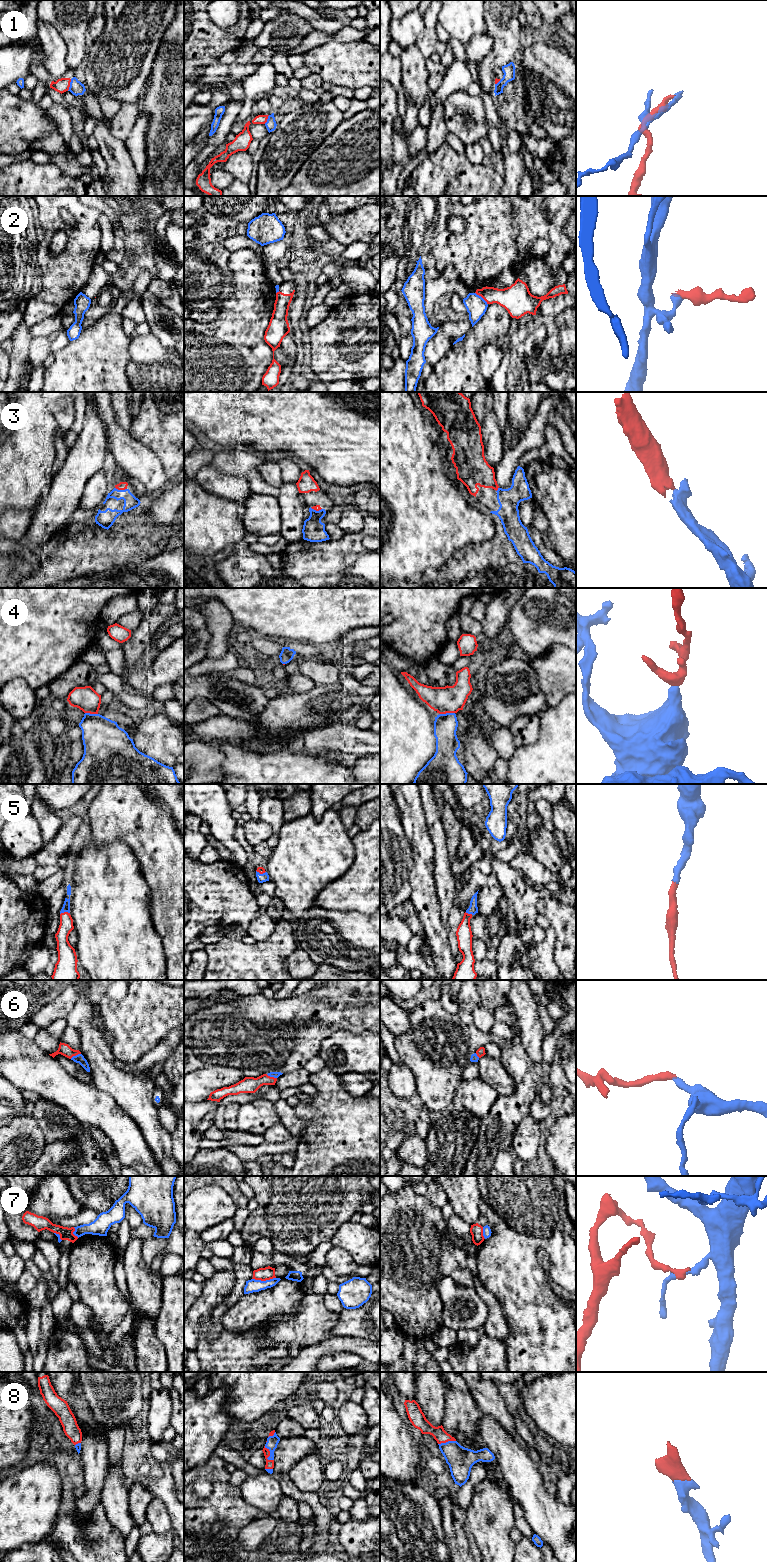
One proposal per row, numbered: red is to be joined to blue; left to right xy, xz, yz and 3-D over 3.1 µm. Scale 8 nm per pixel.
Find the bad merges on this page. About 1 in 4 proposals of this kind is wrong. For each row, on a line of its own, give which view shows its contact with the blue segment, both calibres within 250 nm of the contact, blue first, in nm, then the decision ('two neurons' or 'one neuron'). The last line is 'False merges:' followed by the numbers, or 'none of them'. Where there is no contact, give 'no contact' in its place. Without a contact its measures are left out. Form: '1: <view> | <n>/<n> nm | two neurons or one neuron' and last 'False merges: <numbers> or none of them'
1: xy | 110/120 nm | two neurons
2: yz | 170/200 nm | two neurons
3: xy | 120/60 nm | one neuron
4: yz | 190/220 nm | one neuron
5: xy | 60/110 nm | one neuron
6: xy | 70/100 nm | one neuron
7: xz | 100/110 nm | two neurons
8: xz | 100/60 nm | one neuron
False merges: 1, 2, 7

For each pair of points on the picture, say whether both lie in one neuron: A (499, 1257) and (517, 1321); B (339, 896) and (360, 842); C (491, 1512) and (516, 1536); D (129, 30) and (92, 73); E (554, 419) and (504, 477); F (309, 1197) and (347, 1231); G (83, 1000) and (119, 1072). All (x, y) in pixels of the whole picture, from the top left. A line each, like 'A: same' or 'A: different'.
A: same
B: same
C: different
D: same
E: same
F: different
G: same

